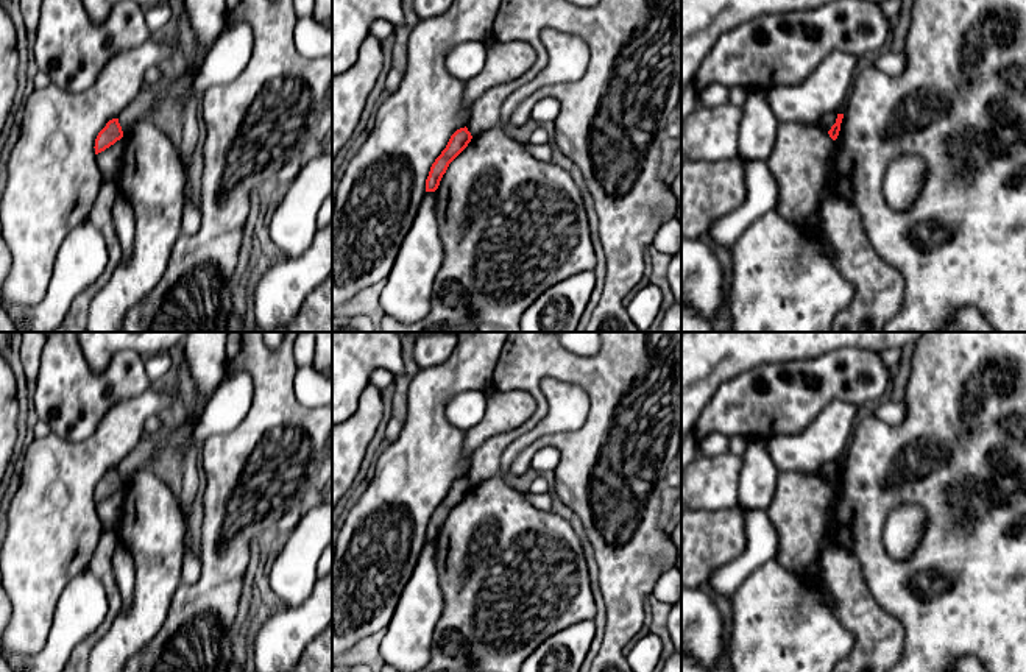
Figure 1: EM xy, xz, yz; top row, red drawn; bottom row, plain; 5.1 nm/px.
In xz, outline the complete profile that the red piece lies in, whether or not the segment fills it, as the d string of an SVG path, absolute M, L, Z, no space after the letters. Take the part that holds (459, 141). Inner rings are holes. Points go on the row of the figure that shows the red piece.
M468 128L457 129L446 148L441 151L441 154L435 159L435 162L430 167L429 176L426 179L426 192L435 192L440 186L440 181L443 175L446 173L449 164L468 147L472 136L468 131Z

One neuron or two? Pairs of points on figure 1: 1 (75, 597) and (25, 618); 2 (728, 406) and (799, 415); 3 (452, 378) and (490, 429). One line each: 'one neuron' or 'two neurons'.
1: two neurons
2: one neuron
3: two neurons

